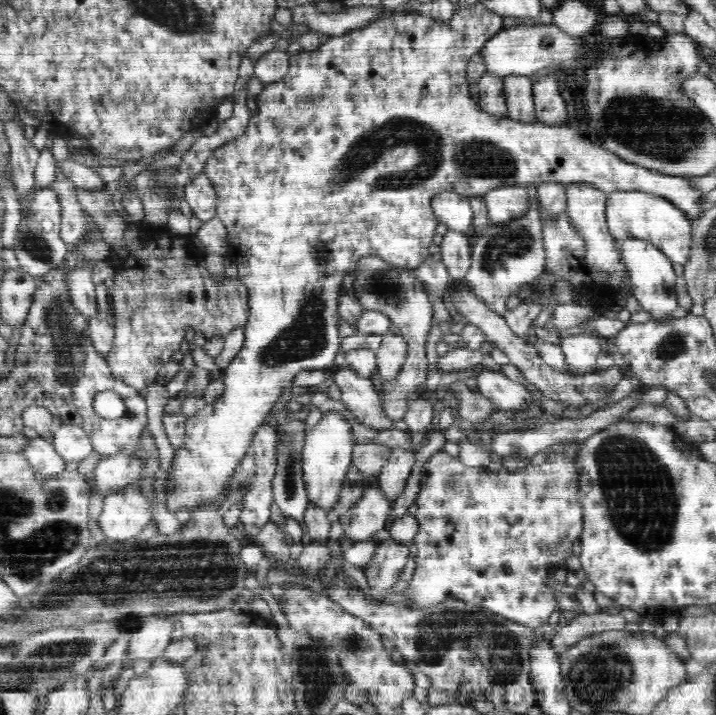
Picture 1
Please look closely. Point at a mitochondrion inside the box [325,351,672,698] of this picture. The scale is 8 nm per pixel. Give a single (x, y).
(436, 634)

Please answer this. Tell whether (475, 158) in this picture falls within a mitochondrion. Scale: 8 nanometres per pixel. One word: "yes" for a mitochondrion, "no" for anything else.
yes

